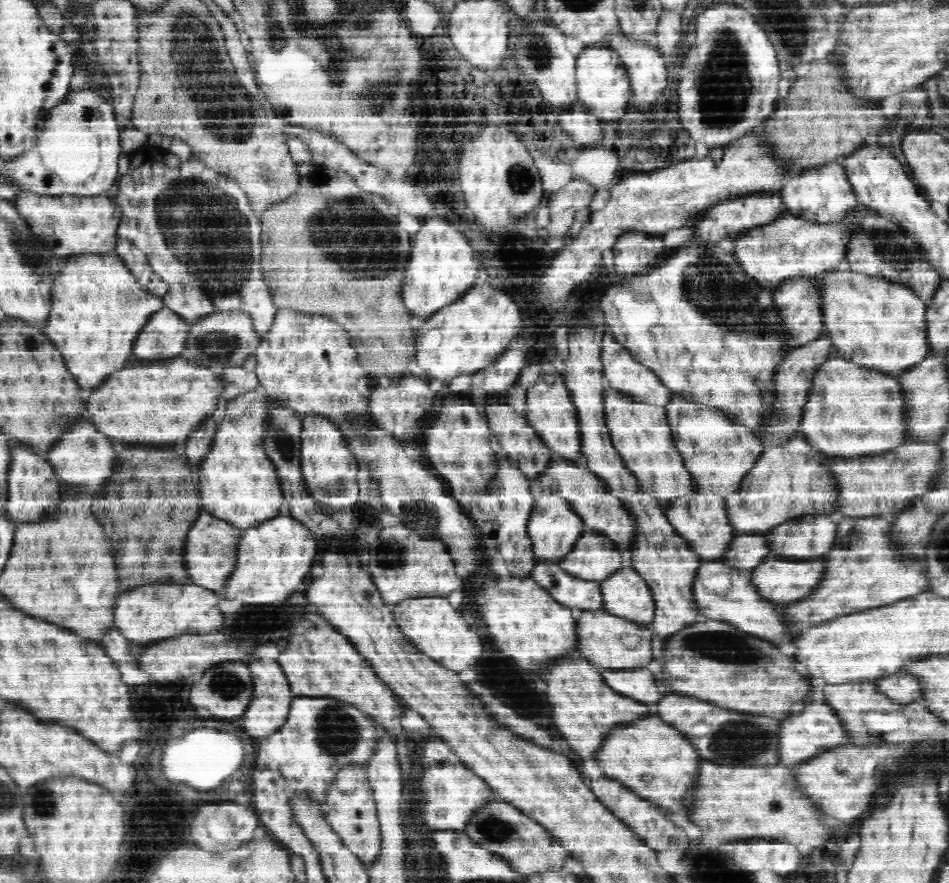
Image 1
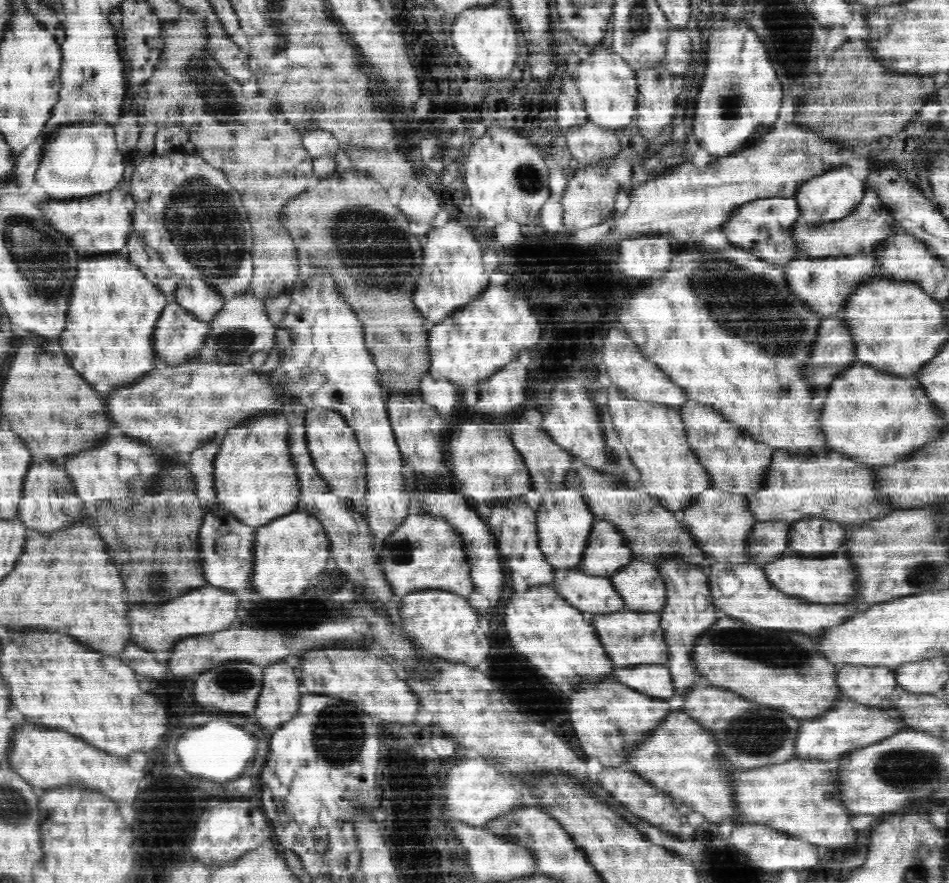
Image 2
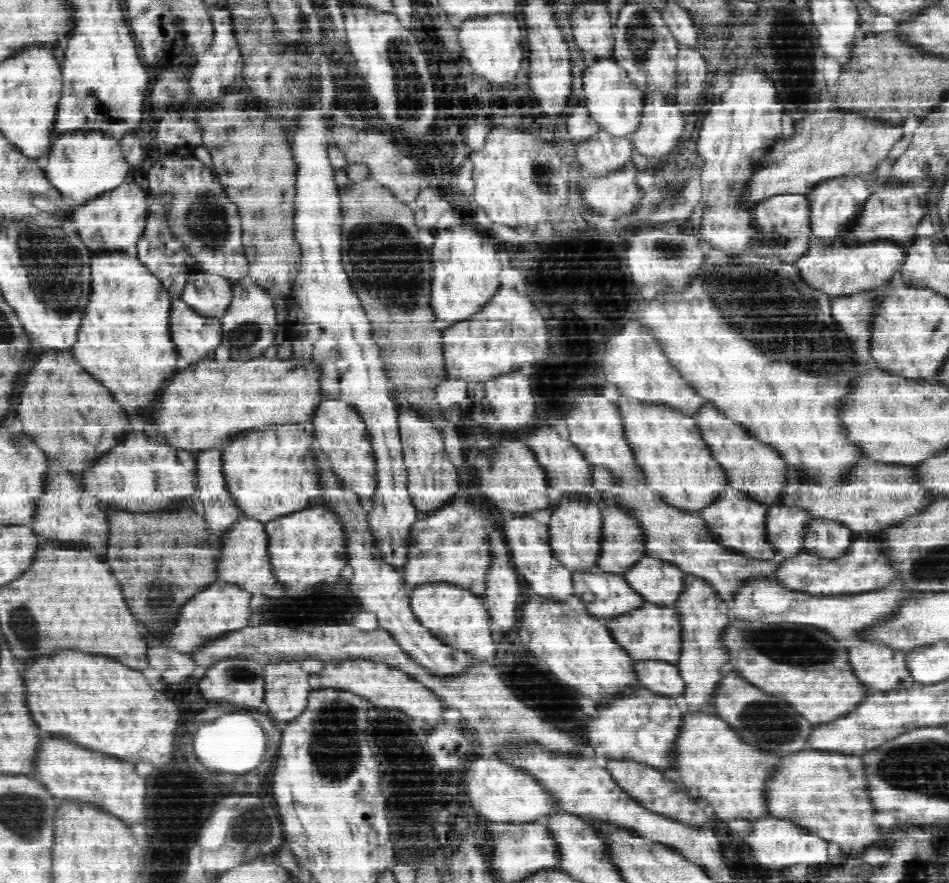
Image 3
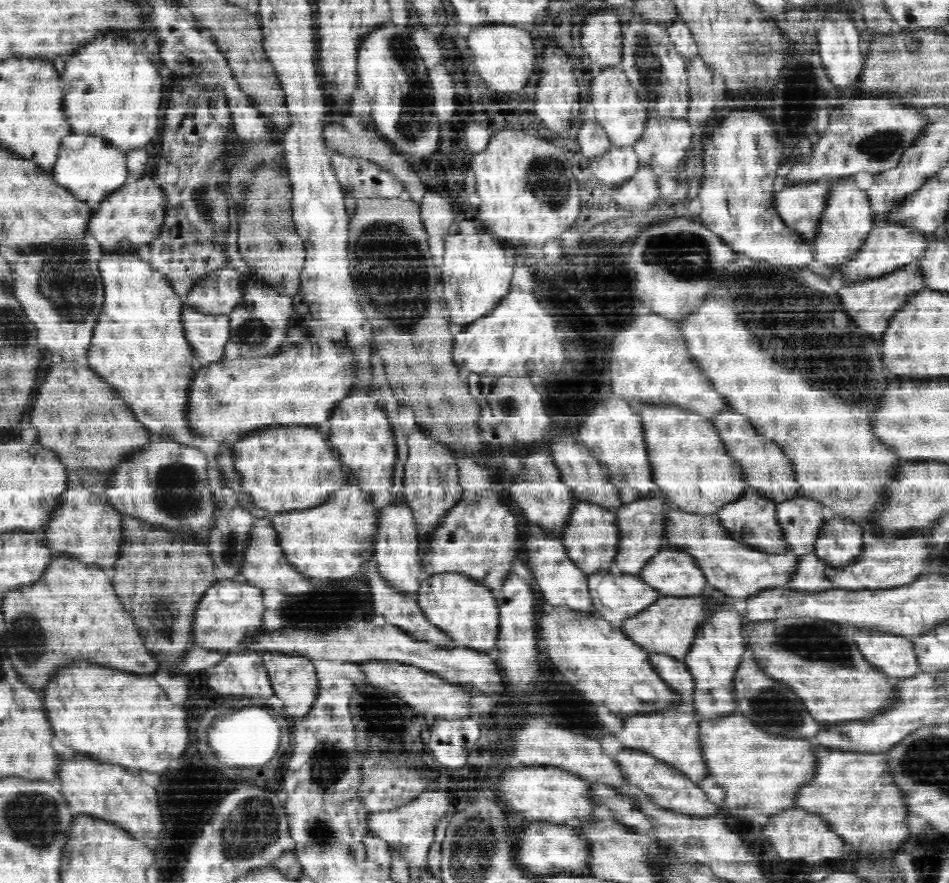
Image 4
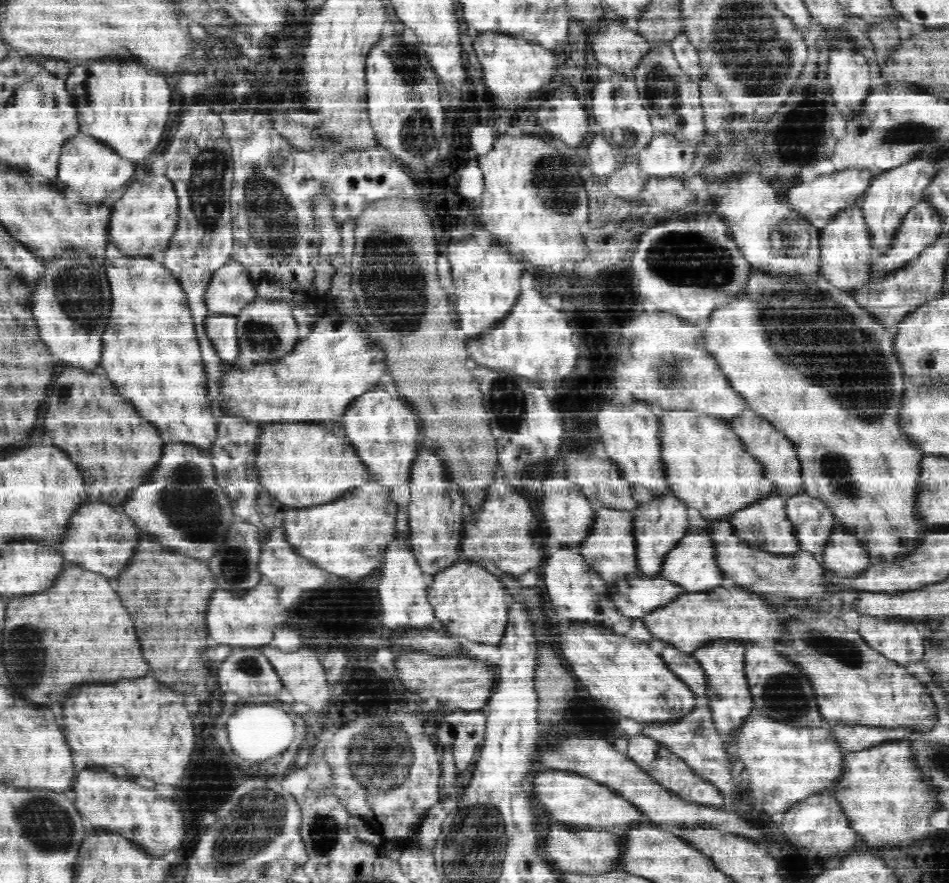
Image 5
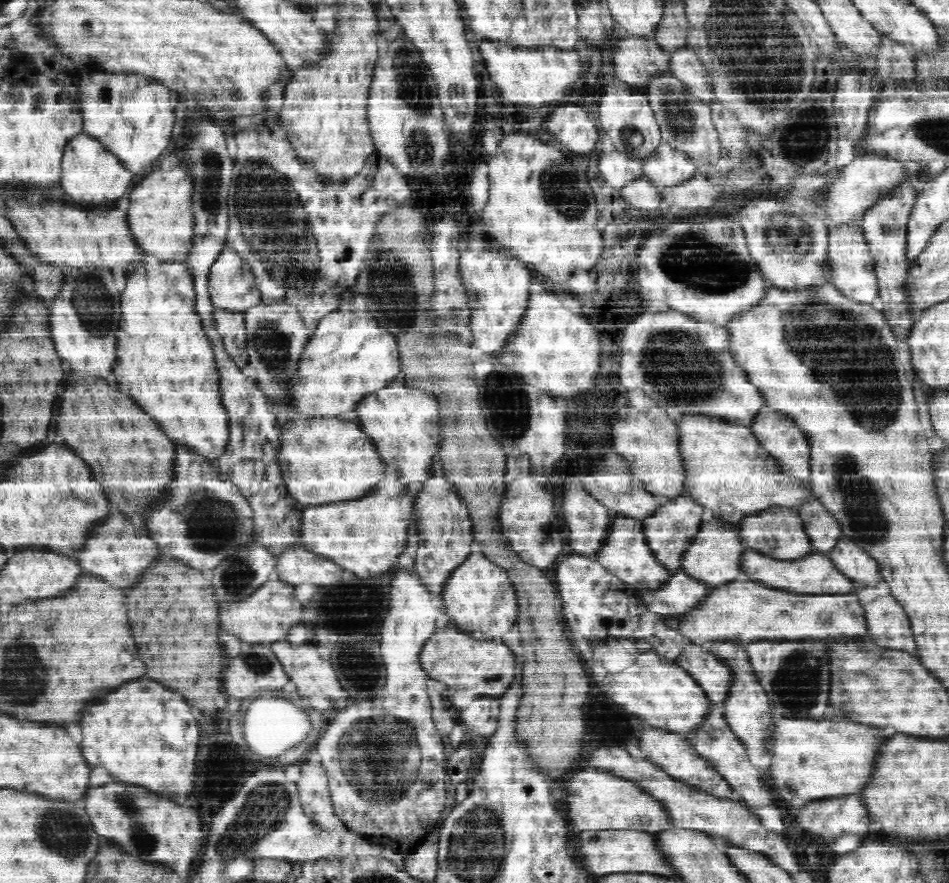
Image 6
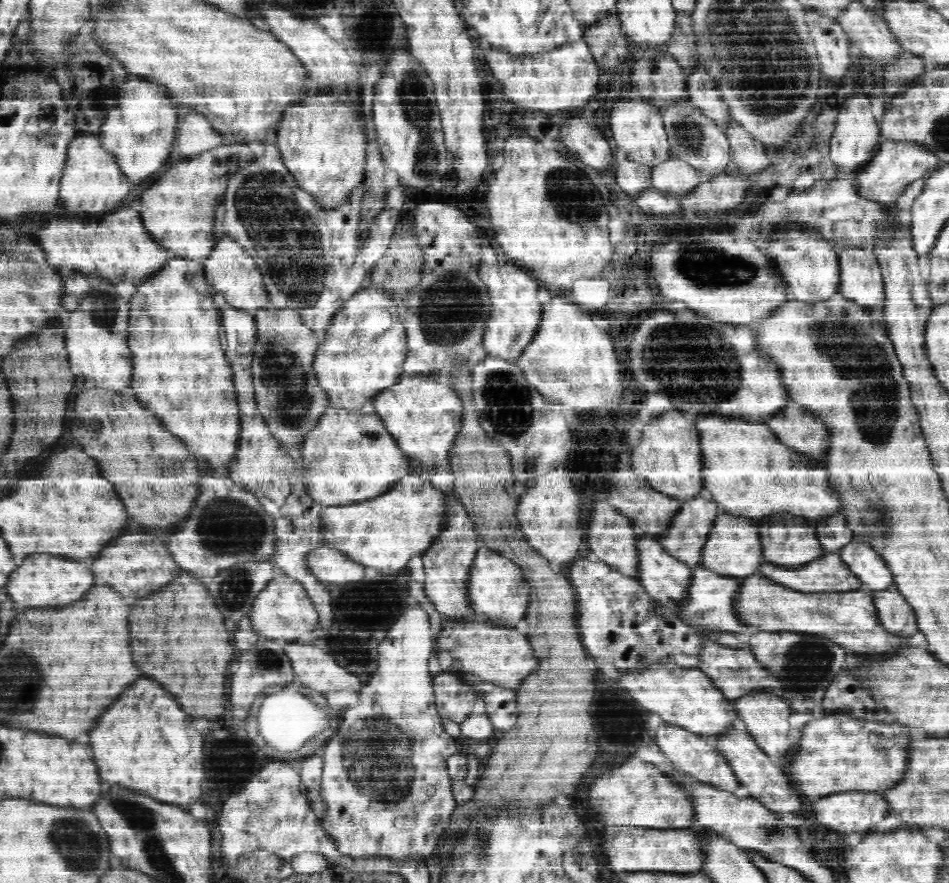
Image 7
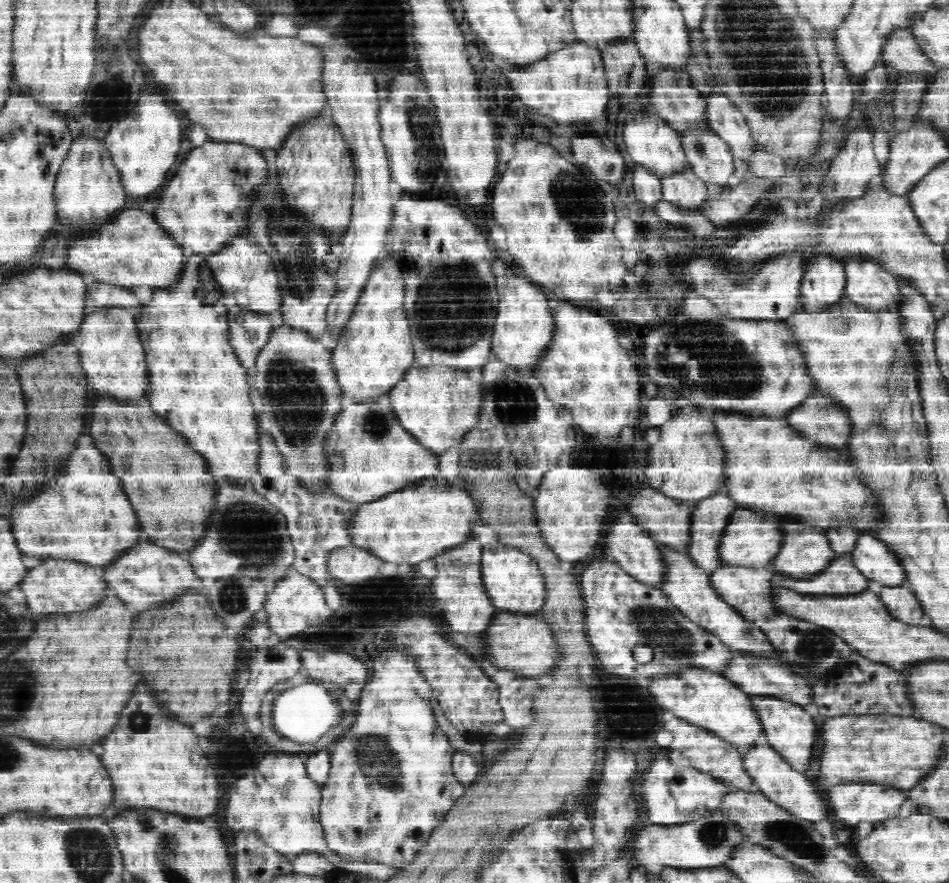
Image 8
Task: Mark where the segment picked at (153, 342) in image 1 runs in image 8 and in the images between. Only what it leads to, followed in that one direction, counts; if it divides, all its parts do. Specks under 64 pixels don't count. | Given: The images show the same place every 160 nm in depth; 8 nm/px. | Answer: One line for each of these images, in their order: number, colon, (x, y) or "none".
2: (180, 336)
3: (197, 336)
4: (210, 335)
5: (222, 328)
6: (232, 326)
7: (240, 331)
8: (250, 332)

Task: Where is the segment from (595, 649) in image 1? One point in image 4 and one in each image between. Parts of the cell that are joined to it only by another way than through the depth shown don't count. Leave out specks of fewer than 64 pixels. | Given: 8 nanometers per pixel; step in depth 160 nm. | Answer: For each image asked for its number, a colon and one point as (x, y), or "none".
2: (632, 637)
3: (654, 632)
4: (672, 624)

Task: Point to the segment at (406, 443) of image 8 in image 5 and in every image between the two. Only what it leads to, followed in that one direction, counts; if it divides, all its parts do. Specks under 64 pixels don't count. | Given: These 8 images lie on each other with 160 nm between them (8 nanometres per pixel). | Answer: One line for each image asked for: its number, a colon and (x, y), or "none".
5: (302, 464)
6: (326, 460)
7: (349, 457)

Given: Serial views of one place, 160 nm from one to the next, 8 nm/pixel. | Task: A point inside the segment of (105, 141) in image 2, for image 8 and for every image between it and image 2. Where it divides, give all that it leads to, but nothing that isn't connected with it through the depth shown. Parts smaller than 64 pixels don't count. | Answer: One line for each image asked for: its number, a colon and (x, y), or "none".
3: (83, 166)
4: (89, 167)
5: (91, 172)
6: (92, 175)
7: (92, 184)
8: (88, 190)

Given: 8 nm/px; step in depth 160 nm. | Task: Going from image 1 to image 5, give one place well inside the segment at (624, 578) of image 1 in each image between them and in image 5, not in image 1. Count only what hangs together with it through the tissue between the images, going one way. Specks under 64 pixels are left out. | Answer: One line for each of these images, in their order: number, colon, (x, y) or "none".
2: (643, 586)
3: (662, 582)
4: (674, 572)
5: (694, 564)

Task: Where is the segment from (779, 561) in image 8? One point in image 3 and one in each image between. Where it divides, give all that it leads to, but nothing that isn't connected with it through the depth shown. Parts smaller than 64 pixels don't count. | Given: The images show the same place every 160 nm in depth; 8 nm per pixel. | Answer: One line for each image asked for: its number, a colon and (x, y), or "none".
3: (739, 523)
4: (752, 520)
5: (765, 525)
6: (780, 533)
7: (802, 546)

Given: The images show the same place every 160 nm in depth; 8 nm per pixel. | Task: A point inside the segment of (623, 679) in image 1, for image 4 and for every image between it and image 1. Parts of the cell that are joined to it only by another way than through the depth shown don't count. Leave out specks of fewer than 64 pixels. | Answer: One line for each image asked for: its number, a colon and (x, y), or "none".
2: (653, 679)
3: (661, 676)
4: (675, 671)

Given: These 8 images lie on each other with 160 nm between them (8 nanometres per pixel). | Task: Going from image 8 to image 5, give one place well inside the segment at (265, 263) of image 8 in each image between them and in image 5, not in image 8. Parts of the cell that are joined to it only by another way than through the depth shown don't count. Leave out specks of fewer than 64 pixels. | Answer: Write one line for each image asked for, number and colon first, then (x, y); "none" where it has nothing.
5: (230, 290)
6: (232, 284)
7: (230, 270)

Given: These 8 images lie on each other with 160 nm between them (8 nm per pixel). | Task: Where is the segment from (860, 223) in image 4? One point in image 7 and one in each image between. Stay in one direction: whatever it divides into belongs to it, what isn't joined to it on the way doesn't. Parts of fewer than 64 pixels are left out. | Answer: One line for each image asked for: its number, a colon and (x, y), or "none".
5: (847, 251)
6: (852, 266)
7: (862, 281)

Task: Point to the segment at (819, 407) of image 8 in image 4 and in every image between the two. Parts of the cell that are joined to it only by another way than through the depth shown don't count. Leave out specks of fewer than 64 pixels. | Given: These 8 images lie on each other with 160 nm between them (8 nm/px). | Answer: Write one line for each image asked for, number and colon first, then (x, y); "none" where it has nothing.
4: (767, 467)
5: (774, 449)
6: (781, 435)
7: (801, 428)

